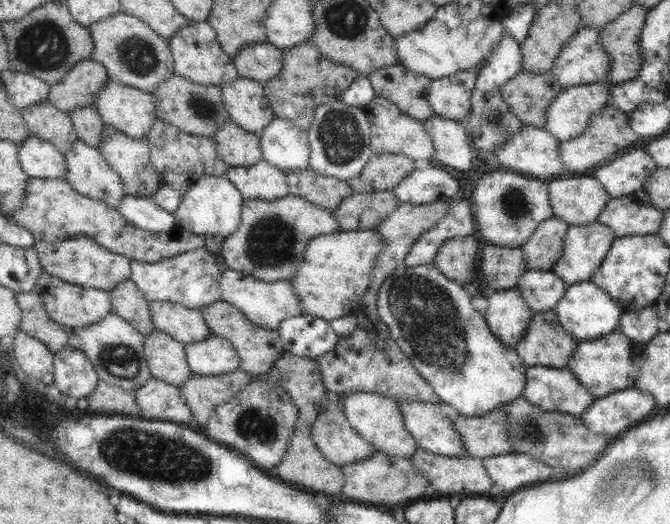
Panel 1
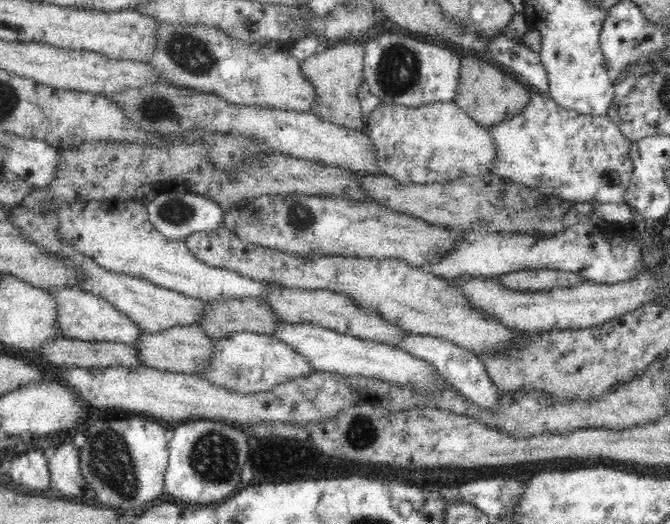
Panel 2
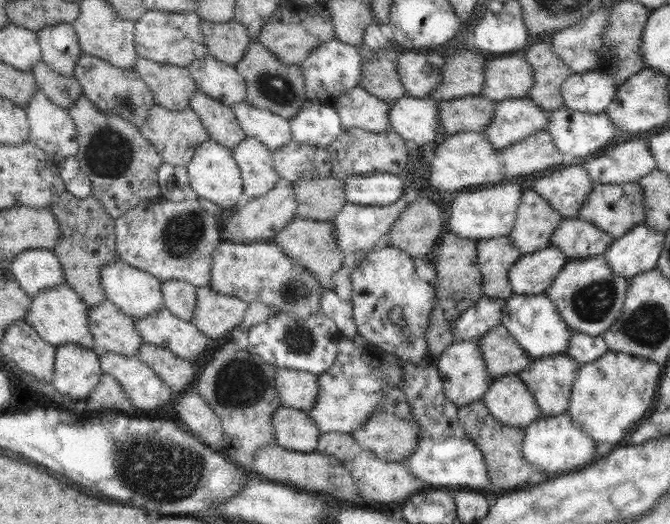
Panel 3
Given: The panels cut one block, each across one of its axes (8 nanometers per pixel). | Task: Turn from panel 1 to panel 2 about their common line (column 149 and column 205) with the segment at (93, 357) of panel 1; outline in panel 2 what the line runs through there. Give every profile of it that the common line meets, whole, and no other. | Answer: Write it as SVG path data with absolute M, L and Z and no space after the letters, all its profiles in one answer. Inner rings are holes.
M236 331L228 335L228 338L213 339L213 346L214 354L211 355L207 369L198 375L226 390L242 394L266 392L276 385L298 377L307 377L314 372L306 358L273 334Z

